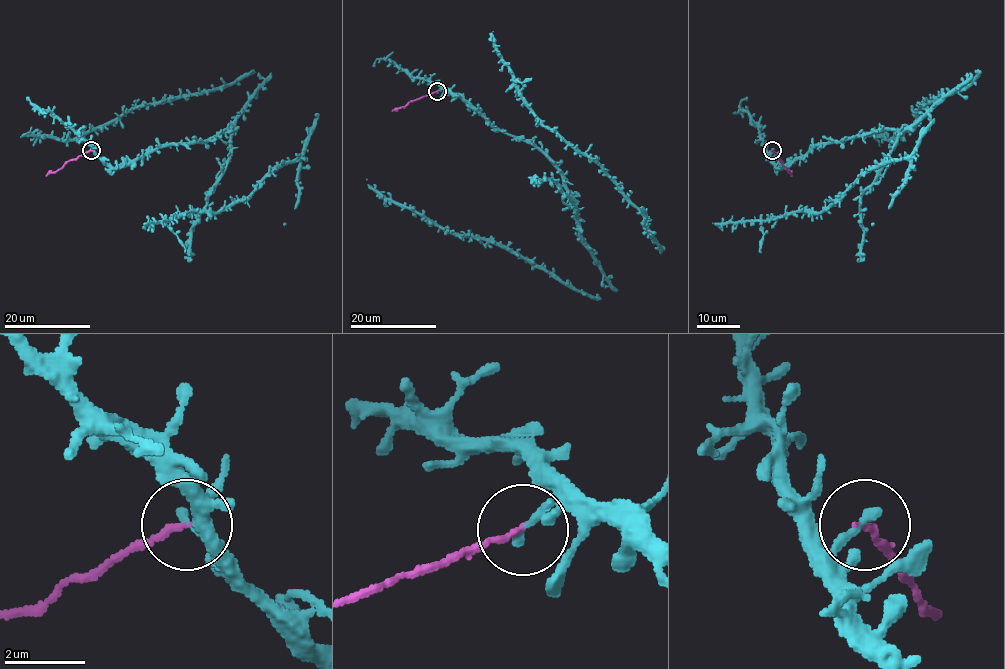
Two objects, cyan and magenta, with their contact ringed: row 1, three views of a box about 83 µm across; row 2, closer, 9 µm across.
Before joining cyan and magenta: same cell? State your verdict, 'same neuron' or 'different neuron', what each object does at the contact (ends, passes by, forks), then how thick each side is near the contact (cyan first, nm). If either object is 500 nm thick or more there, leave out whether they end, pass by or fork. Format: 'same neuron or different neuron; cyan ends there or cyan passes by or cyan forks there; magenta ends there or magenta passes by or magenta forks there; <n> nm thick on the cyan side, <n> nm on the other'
different neuron; cyan ends there; magenta ends there; 240 nm thick on the cyan side, 160 nm on the other

